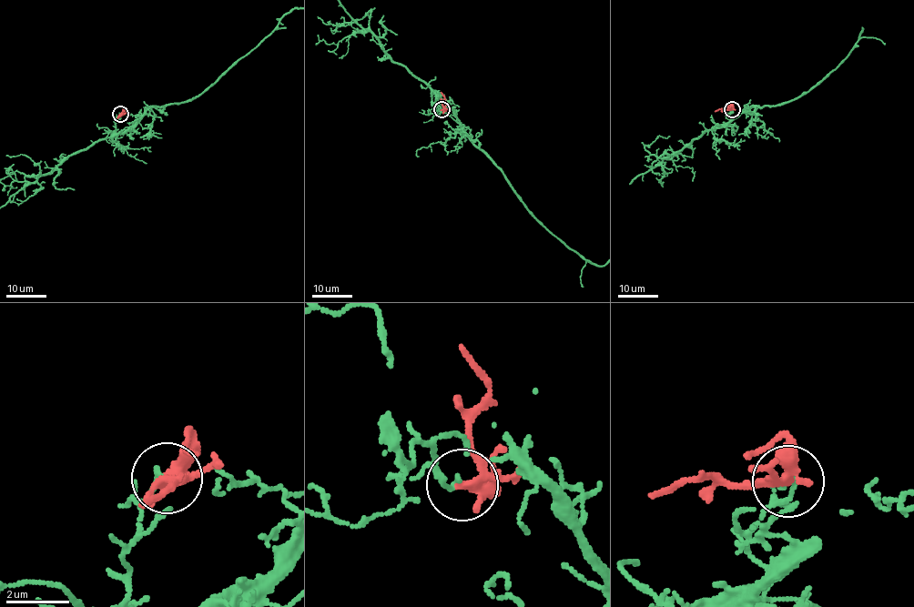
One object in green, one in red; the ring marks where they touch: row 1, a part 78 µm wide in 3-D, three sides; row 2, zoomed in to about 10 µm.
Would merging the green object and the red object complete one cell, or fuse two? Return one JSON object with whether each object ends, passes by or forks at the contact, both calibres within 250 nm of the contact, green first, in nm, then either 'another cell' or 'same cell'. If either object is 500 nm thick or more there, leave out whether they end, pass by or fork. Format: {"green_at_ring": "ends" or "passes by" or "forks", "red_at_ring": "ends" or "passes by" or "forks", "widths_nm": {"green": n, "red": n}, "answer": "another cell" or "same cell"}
{"green_at_ring": "ends", "red_at_ring": "forks", "widths_nm": {"green": 170, "red": 260}, "answer": "another cell"}

